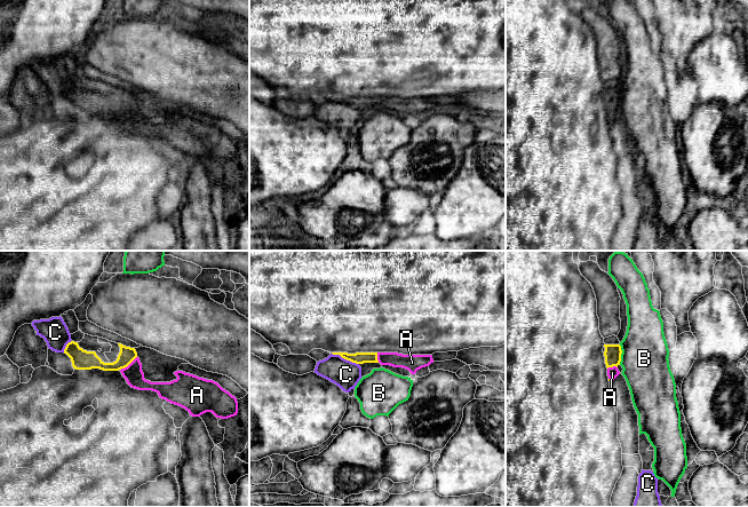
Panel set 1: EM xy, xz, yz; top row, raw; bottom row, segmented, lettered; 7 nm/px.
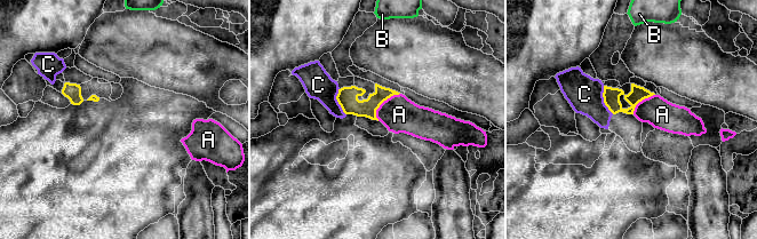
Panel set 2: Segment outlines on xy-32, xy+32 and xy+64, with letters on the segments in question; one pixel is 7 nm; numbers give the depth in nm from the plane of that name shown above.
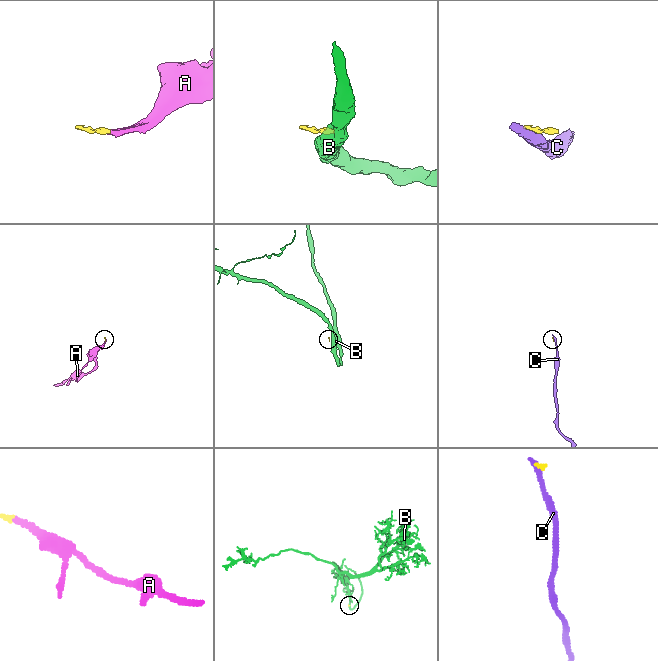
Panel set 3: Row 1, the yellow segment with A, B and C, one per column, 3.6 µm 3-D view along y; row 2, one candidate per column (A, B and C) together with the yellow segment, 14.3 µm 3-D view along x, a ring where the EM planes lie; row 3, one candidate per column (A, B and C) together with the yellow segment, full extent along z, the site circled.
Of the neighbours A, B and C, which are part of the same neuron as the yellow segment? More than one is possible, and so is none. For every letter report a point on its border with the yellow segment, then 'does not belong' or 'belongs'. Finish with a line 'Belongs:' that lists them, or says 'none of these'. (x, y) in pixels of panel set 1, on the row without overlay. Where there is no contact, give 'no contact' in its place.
A: xy (128, 108) | belongs
B: yz (620, 98) | does not belong
C: xz (345, 102) | does not belong
Belongs: A

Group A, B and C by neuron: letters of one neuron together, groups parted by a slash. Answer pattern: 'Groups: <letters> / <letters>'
Groups: A / B / C

